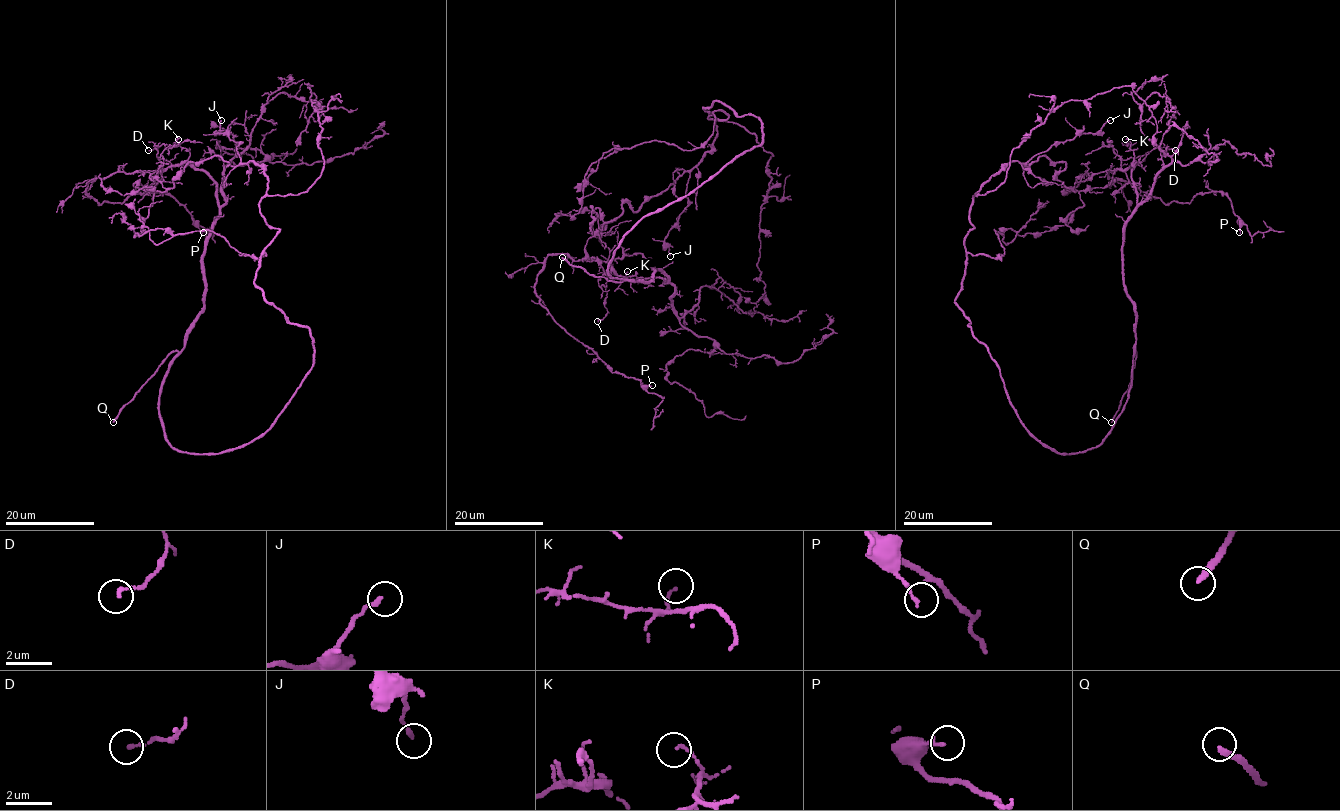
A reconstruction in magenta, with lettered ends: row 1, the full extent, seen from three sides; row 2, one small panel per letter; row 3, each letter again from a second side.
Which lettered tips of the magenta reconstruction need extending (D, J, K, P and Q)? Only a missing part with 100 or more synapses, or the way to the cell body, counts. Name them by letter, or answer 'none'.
Q

